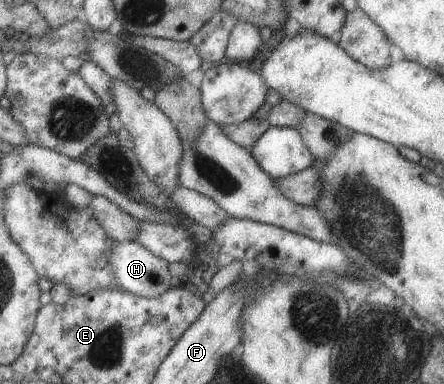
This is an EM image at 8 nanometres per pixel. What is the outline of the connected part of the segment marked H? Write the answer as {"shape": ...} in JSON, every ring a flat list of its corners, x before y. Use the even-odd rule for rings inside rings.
{"shape":[[114,242,114,247,108,251,108,265,112,267,112,273,120,288,138,297,153,298,160,297,166,289,170,289,176,281,172,279,168,271,168,262,156,257,142,245,133,242]]}

